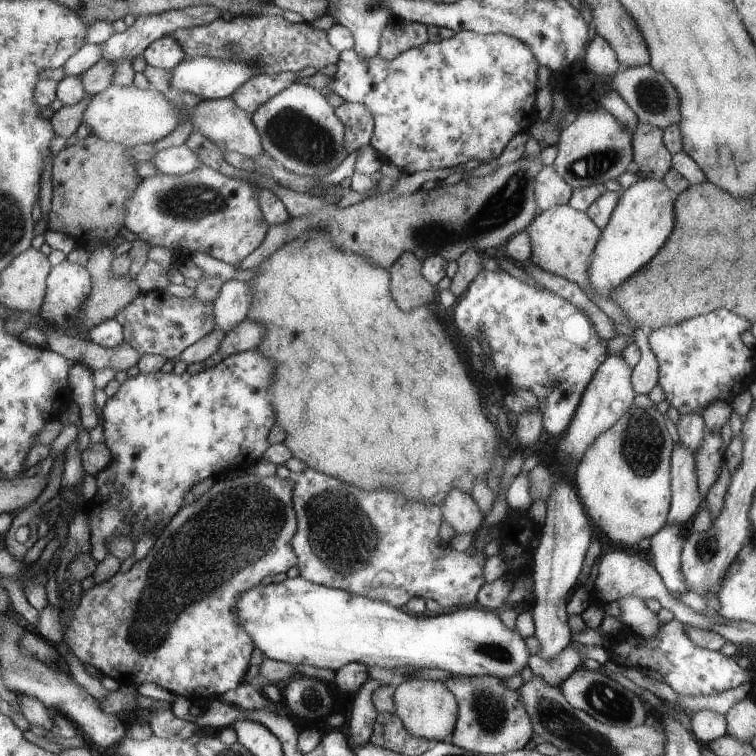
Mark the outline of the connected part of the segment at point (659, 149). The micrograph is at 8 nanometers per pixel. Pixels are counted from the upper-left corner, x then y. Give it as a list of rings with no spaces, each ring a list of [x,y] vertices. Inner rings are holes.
[[[637,124],[632,133],[632,150],[633,160],[638,164],[638,171],[642,176],[647,178],[656,178],[656,180],[663,180],[666,173],[671,168],[671,154],[668,152],[663,142],[664,129],[655,127],[649,124]]]

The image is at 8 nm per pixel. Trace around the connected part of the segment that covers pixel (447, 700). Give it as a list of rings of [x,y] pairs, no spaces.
[[[413,678],[395,686],[394,691],[395,714],[404,722],[406,730],[412,736],[424,740],[444,741],[446,736],[454,733],[454,724],[457,724],[457,713],[460,708],[457,698],[452,691],[444,686],[440,680]]]

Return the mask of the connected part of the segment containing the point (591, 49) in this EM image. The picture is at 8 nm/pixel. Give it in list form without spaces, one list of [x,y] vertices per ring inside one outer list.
[[[598,35],[590,42],[584,62],[592,70],[592,74],[596,74],[596,76],[612,77],[621,70],[616,51],[609,42],[606,42],[605,38]]]

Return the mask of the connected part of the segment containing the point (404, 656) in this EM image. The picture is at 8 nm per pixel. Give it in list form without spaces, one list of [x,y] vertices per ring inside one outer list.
[[[302,577],[287,578],[280,583],[254,586],[246,590],[234,610],[236,622],[252,638],[254,646],[272,659],[286,664],[310,664],[336,672],[352,662],[378,668],[438,668],[454,675],[472,677],[492,676],[498,680],[520,674],[529,665],[530,654],[524,637],[517,630],[506,628],[500,617],[490,610],[460,608],[450,614],[438,614],[436,618],[416,618],[409,611],[402,612],[386,602],[378,602],[364,596],[354,596],[343,590],[336,590],[310,582]]]

